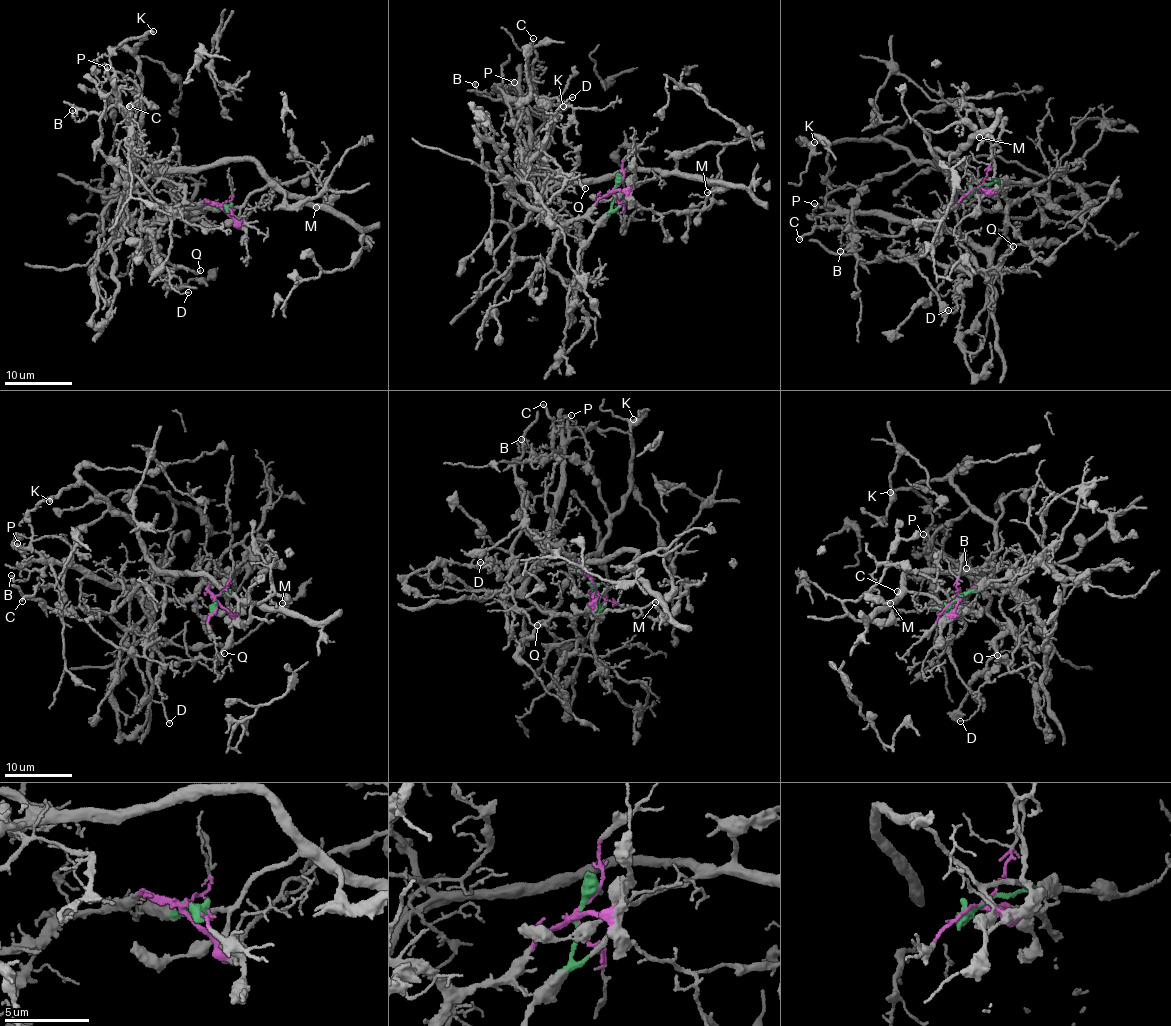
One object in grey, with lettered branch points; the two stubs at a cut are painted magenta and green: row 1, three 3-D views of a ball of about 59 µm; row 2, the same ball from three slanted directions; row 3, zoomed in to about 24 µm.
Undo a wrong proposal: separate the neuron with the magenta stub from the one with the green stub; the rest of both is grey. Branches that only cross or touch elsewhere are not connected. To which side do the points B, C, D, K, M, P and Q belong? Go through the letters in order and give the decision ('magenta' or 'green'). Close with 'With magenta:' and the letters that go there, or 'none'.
B: magenta
C: magenta
D: magenta
K: green
M: green
P: magenta
Q: magenta
With magenta: B, C, D, P, Q

